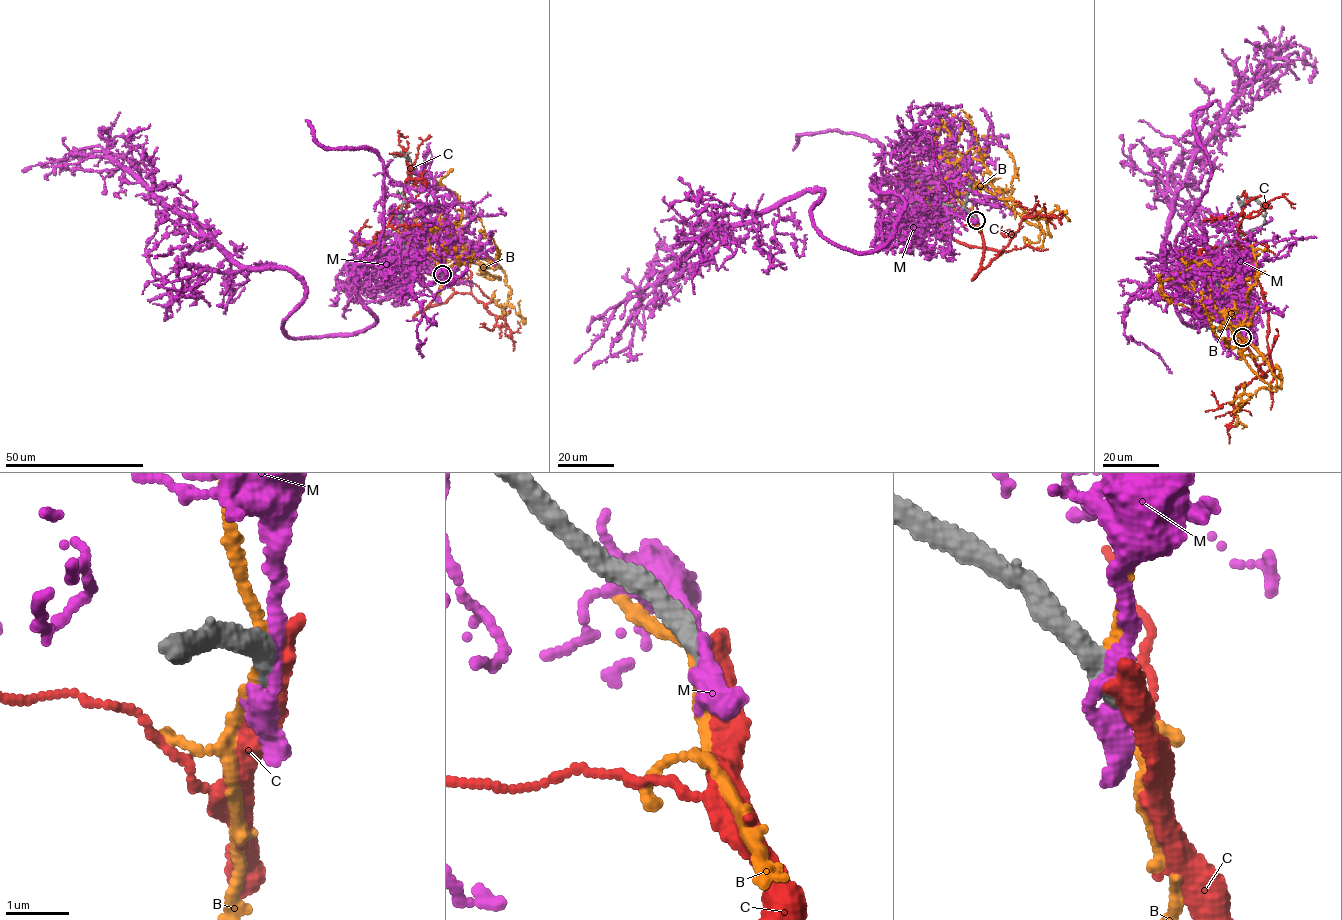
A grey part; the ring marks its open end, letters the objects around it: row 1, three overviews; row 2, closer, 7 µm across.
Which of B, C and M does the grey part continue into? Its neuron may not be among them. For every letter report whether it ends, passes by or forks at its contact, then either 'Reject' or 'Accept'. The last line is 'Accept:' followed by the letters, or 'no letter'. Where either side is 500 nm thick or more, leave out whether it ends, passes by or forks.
B: It passes by. Reject
C: Reject
M: It passes by. Reject
Accept: no letter

